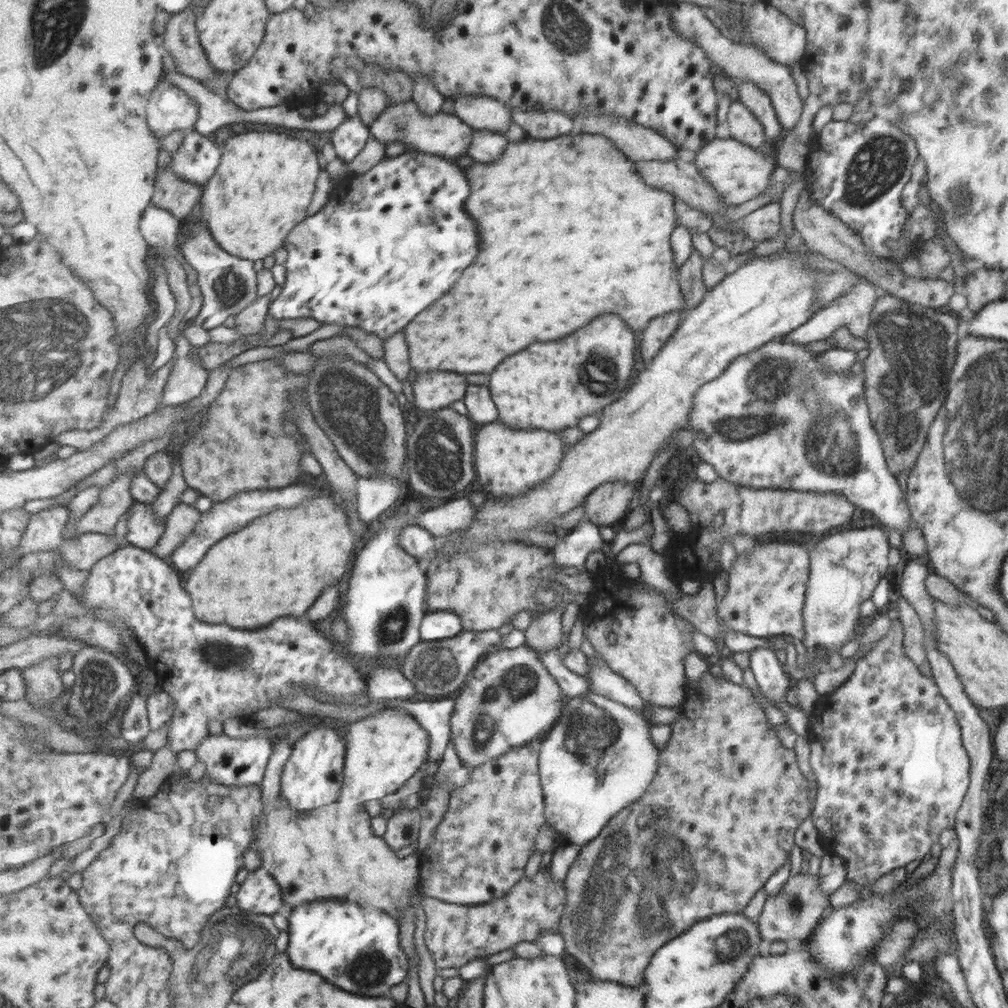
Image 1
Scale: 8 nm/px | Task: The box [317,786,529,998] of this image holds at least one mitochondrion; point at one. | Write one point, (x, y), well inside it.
(370, 968)

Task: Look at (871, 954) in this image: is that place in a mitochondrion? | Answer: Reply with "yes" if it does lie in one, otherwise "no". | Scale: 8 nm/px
no

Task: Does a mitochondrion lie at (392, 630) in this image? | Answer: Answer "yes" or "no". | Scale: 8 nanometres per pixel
yes

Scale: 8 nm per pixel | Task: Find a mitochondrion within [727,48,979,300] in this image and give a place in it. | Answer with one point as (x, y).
(878, 166)

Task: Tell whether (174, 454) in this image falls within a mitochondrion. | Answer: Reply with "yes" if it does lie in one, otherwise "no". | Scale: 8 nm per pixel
no

